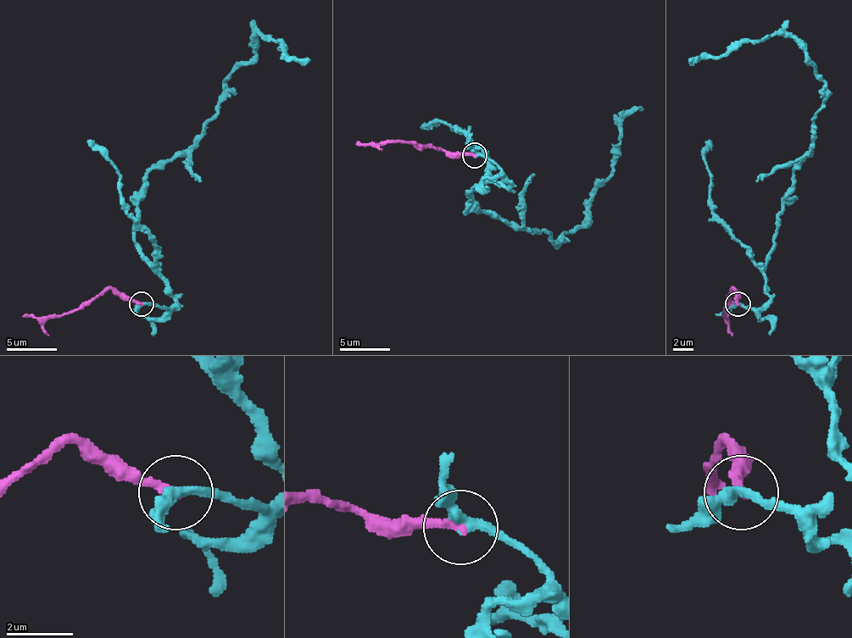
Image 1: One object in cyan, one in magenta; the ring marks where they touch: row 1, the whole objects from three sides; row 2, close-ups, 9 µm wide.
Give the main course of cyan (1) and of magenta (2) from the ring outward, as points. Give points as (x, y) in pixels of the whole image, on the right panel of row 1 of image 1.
1: (738, 303), (753, 308), (768, 301), (765, 261), (781, 198), (810, 151), (826, 83), (788, 36), (693, 58)
2: (738, 303), (733, 288), (726, 316)

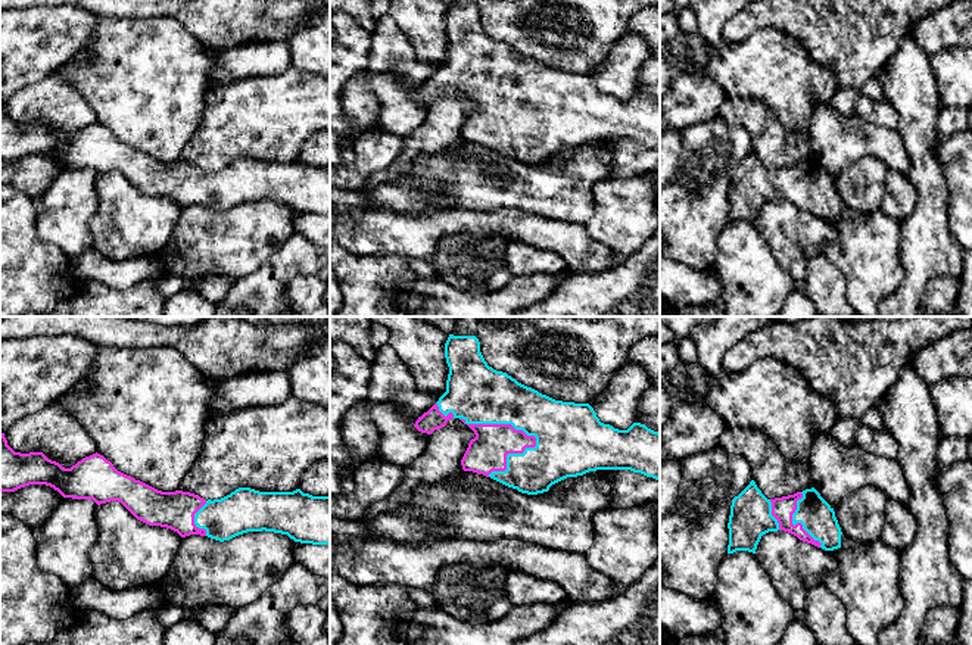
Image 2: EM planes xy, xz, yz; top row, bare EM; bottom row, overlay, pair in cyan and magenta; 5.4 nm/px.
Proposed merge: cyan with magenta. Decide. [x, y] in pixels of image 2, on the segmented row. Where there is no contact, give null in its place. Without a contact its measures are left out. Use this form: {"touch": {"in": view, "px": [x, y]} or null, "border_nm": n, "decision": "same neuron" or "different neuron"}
{"touch": {"in": "xz", "px": [501, 423]}, "border_nm": 440, "decision": "same neuron"}

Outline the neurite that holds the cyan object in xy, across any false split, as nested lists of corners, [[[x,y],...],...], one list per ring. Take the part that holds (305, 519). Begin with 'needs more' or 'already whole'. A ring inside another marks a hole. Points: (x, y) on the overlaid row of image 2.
needs more; [[[0,433],[0,490],[15,492],[29,484],[46,484],[57,490],[63,498],[93,499],[97,505],[118,501],[137,520],[149,526],[171,529],[181,538],[200,535],[224,542],[247,532],[265,530],[287,535],[300,543],[330,543],[330,496],[312,496],[300,489],[293,492],[259,492],[250,487],[239,487],[221,499],[206,501],[190,492],[158,490],[118,471],[110,461],[97,452],[82,458],[71,468],[49,459],[43,452],[15,452],[7,445],[4,433]]]

